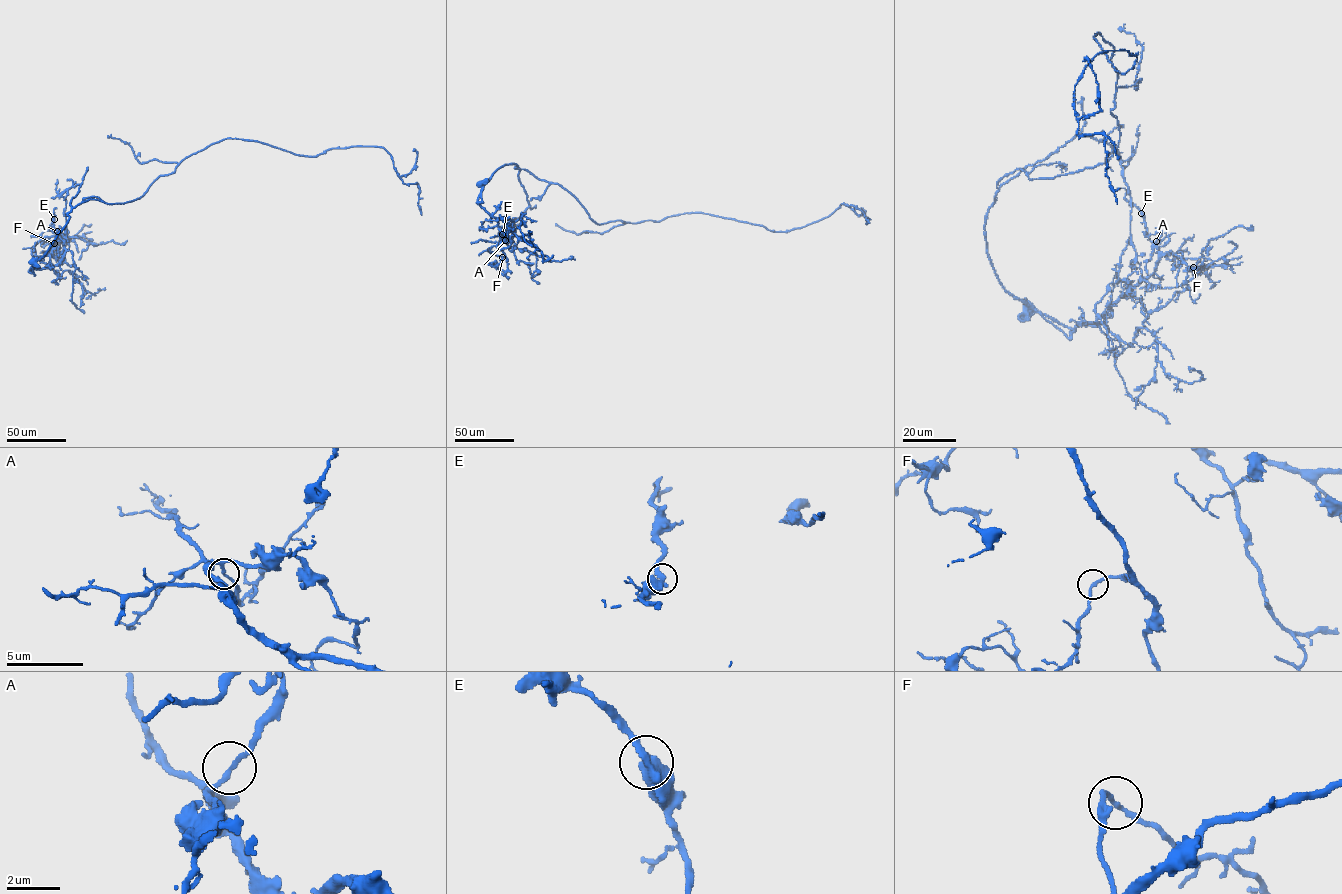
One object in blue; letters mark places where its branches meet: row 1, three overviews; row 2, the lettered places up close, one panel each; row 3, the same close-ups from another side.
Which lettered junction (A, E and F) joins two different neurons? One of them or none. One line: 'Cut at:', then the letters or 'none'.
Cut at: none

